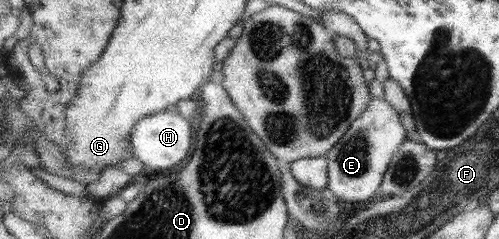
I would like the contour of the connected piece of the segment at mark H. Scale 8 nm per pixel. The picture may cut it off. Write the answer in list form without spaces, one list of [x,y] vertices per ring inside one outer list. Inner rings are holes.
[[[161,111],[153,115],[144,116],[137,122],[131,132],[131,145],[134,156],[151,170],[167,170],[171,166],[181,164],[191,152],[191,138],[193,138],[193,124],[179,112]]]

